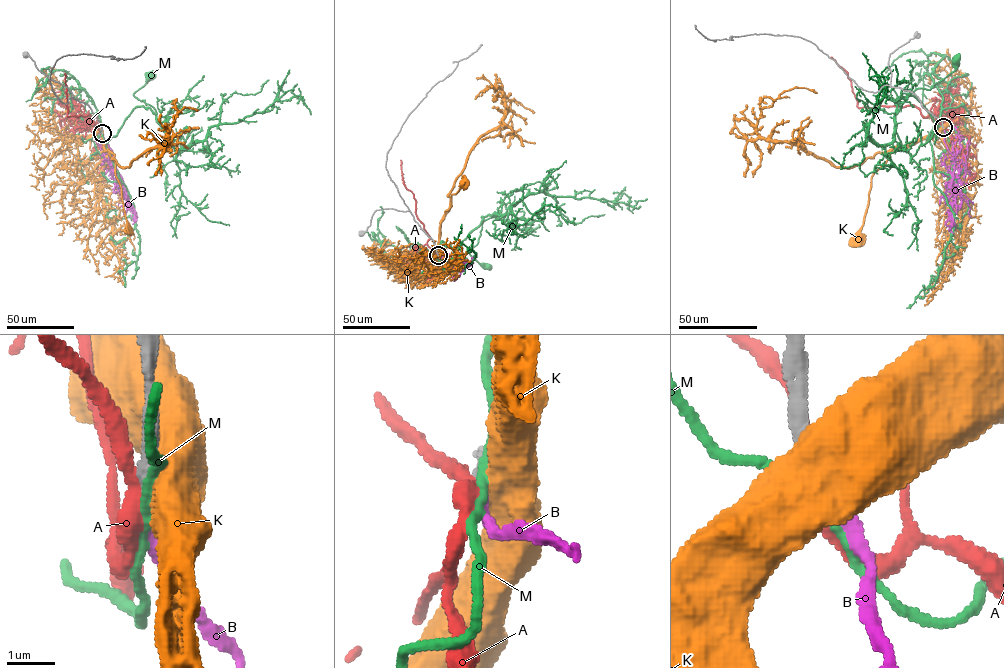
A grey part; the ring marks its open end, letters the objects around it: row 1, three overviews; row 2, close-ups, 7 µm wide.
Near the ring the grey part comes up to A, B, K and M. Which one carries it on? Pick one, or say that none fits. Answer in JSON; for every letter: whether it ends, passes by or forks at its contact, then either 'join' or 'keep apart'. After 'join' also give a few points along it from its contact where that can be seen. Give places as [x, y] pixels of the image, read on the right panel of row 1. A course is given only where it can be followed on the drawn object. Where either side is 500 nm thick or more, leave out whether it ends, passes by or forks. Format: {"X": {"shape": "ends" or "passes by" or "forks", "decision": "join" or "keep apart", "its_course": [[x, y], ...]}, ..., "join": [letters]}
{"A": {"shape": "passes by", "decision": "keep apart"}, "B": {"shape": "ends", "decision": "join", "its_course": [[943, 127], [944, 141], [954, 162], [951, 187], [956, 192], [957, 211], [950, 225], [952, 234]]}, "K": {"decision": "keep apart"}, "M": {"shape": "passes by", "decision": "keep apart"}, "join": ["B"]}

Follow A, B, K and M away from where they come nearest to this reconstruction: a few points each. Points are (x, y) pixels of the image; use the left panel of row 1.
A: (101, 133), (91, 124), (93, 119), (89, 114), (68, 116), (64, 73)
B: (101, 133), (115, 158), (135, 214), (135, 223), (132, 223)
K: (102, 133), (104, 148), (128, 167), (148, 150), (169, 144), (178, 112), (176, 99), (171, 104)
M: (101, 133), (105, 143), (138, 106), (157, 114), (133, 94), (152, 76)

